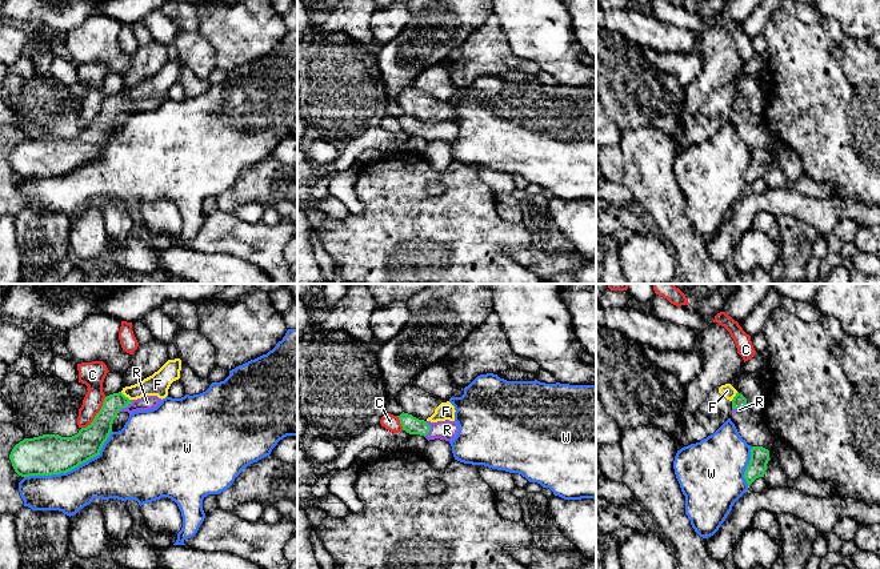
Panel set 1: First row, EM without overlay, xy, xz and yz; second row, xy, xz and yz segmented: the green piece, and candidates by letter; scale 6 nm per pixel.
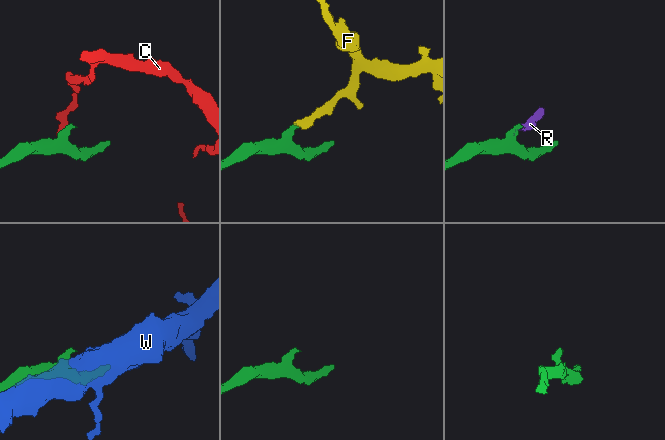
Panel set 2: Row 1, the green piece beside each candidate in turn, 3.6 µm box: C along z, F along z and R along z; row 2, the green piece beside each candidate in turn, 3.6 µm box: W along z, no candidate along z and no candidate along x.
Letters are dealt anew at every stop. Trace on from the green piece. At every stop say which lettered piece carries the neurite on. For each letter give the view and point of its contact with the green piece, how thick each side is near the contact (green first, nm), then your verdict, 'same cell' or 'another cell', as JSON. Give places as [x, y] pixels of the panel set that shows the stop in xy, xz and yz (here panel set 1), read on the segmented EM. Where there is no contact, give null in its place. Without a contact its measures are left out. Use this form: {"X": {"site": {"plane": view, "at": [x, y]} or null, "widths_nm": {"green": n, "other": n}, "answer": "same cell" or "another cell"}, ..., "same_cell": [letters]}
{"C": {"site": {"plane": "xy", "at": [98, 413]}, "widths_nm": {"green": 180, "other": 150}, "answer": "another cell"}, "F": {"site": {"plane": "xy", "at": [124, 396]}, "widths_nm": {"green": 140, "other": 140}, "answer": "another cell"}, "R": {"site": {"plane": "xy", "at": [124, 407]}, "widths_nm": {"green": 140, "other": 80}, "answer": "same cell"}, "W": {"site": {"plane": "xy", "at": [72, 468]}, "widths_nm": {"green": 240, "other": 280}, "answer": "another cell"}, "same_cell": ["R"]}

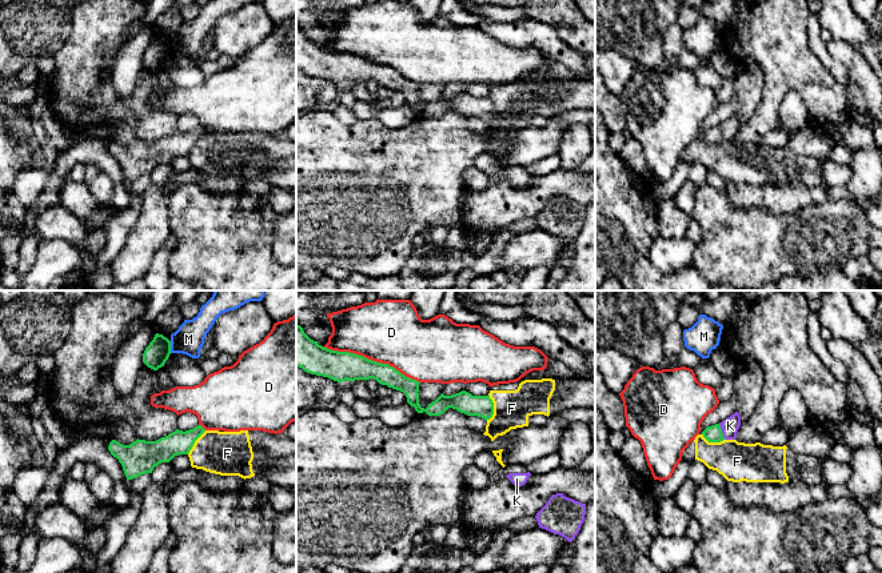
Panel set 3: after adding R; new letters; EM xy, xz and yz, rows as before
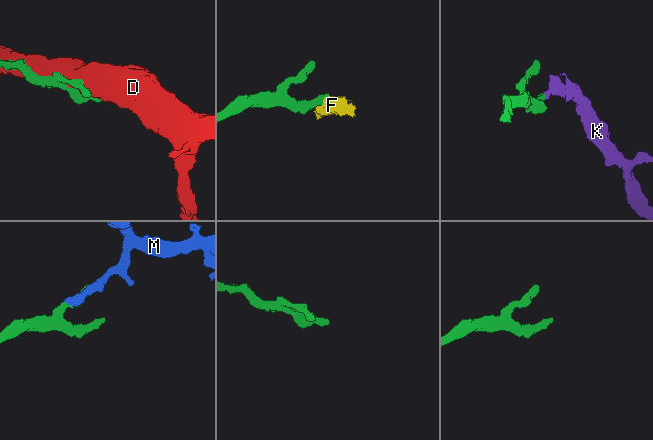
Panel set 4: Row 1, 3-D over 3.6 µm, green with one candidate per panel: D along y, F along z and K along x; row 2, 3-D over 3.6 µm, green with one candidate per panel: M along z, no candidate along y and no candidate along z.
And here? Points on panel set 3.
{"D": {"site": {"plane": "xz", "at": [371, 360]}, "widths_nm": {"green": 180, "other": 380}, "answer": "another cell"}, "F": {"site": {"plane": "xz", "at": [493, 408]}, "widths_nm": {"green": 130, "other": 220}, "answer": "another cell"}, "K": {"site": {"plane": "yz", "at": [721, 432]}, "widths_nm": {"green": 100, "other": 100}, "answer": "same cell"}, "M": {"site": {"plane": "xy", "at": [170, 347]}, "widths_nm": {"green": 150, "other": 180}, "answer": "another cell"}, "same_cell": ["K"]}

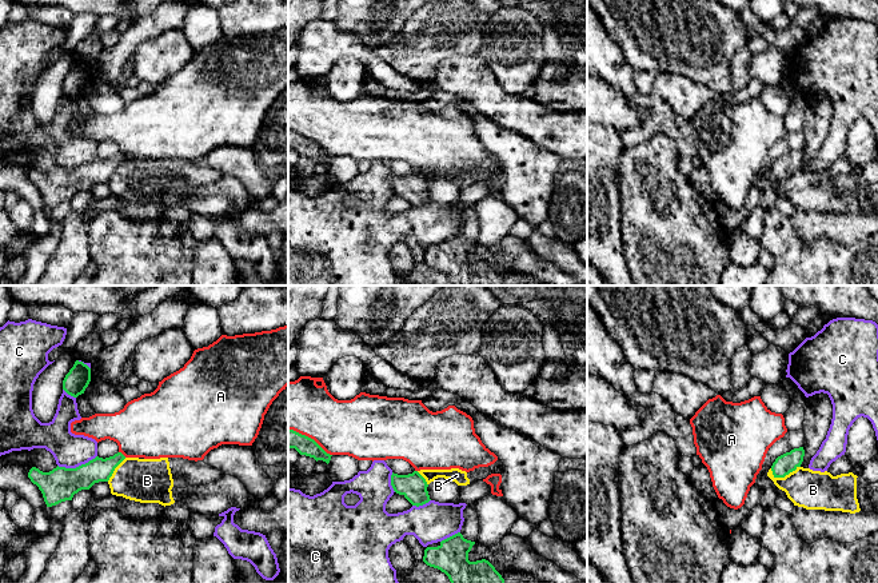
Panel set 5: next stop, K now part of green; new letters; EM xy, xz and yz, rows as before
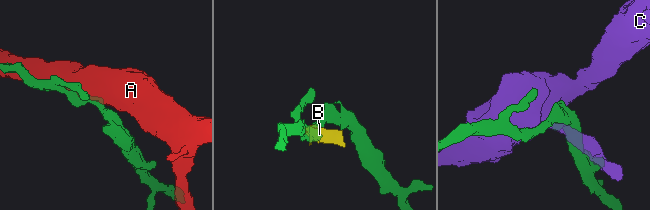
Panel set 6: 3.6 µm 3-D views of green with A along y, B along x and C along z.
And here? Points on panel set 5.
{"A": {"site": {"plane": "xz", "at": [310, 438]}, "widths_nm": {"green": 110, "other": 340}, "answer": "another cell"}, "B": {"site": {"plane": "yz", "at": [783, 476]}, "widths_nm": {"green": 120, "other": 240}, "answer": "another cell"}, "C": {"site": {"plane": "xy", "at": [76, 467]}, "widths_nm": {"green": 200, "other": 200}, "answer": "another cell"}, "same_cell": []}

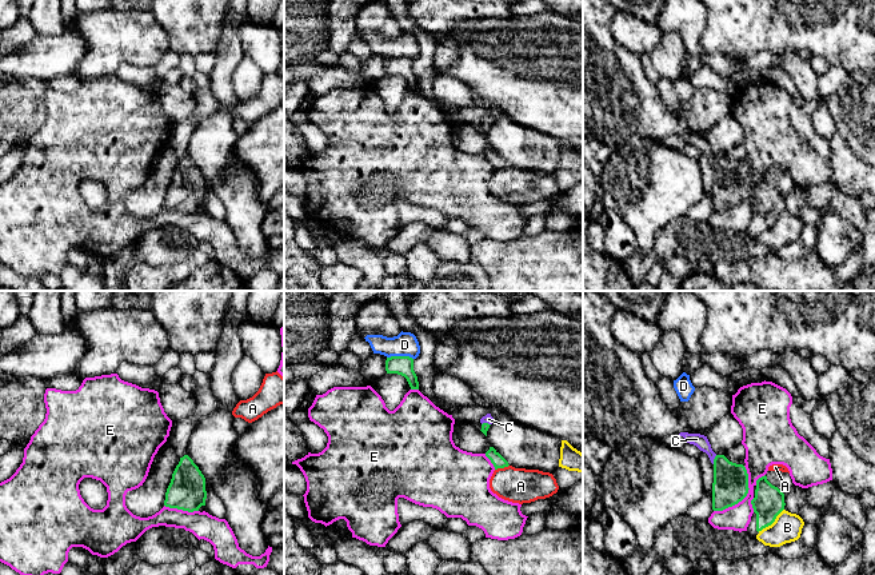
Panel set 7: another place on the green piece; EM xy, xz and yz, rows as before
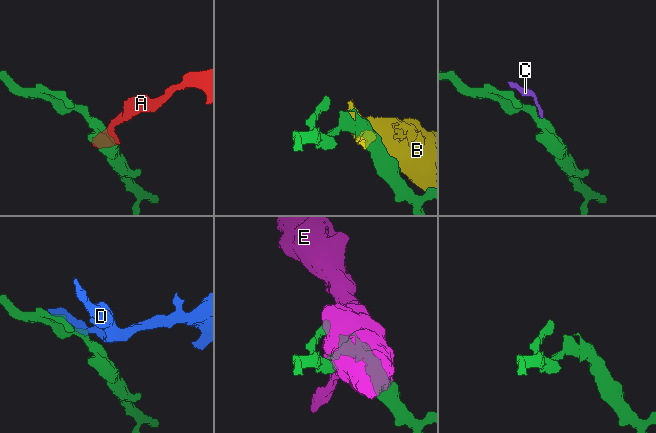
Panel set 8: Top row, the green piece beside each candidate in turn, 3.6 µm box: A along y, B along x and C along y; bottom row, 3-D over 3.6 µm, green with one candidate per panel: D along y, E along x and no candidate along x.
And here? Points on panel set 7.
{"A": {"site": {"plane": "xz", "at": [502, 467]}, "widths_nm": {"green": 80, "other": 220}, "answer": "another cell"}, "B": {"site": {"plane": "yz", "at": [771, 523]}, "widths_nm": {"green": 190, "other": 180}, "answer": "another cell"}, "C": {"site": {"plane": "yz", "at": [714, 459]}, "widths_nm": {"green": 220, "other": 80}, "answer": "same cell"}, "D": {"site": {"plane": "xz", "at": [400, 356]}, "widths_nm": {"green": 120, "other": 140}, "answer": "another cell"}, "E": {"site": {"plane": "yz", "at": [744, 496]}, "widths_nm": {"green": 220, "other": 160}, "answer": "another cell"}, "same_cell": ["C"]}

